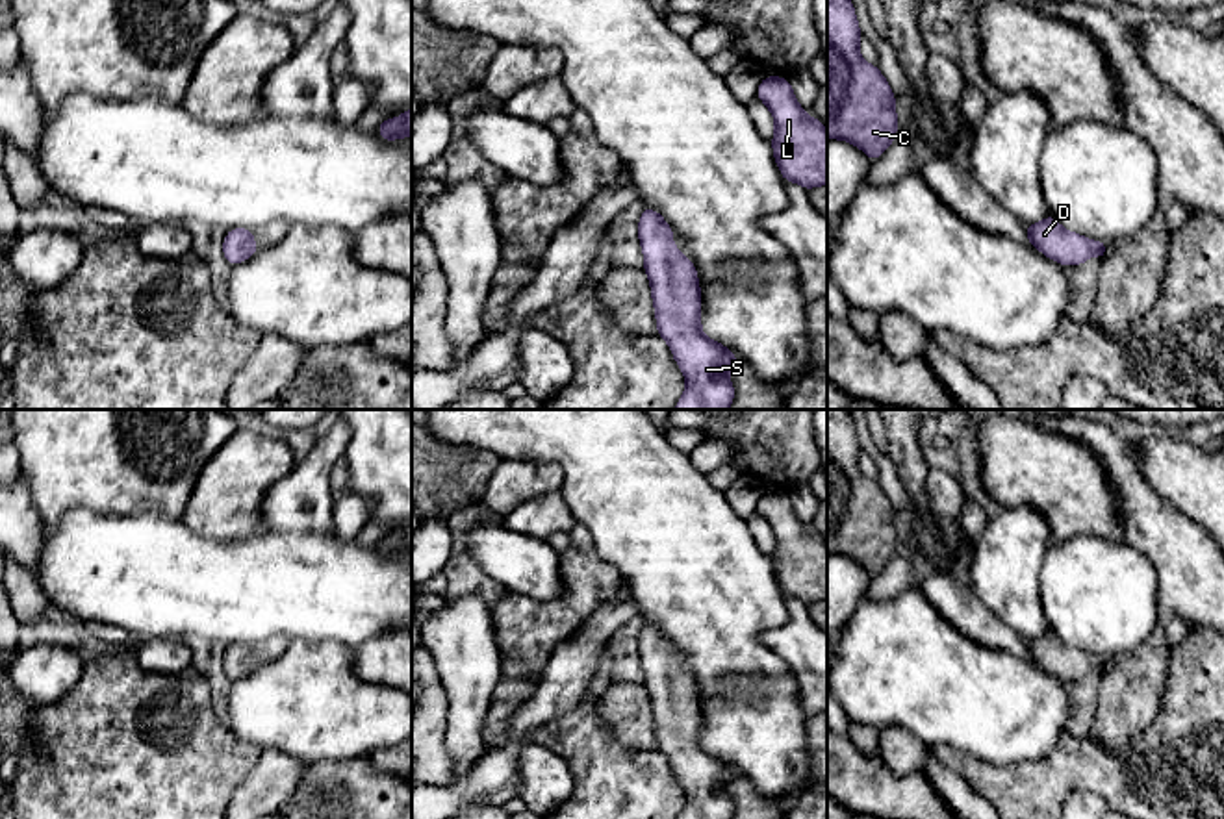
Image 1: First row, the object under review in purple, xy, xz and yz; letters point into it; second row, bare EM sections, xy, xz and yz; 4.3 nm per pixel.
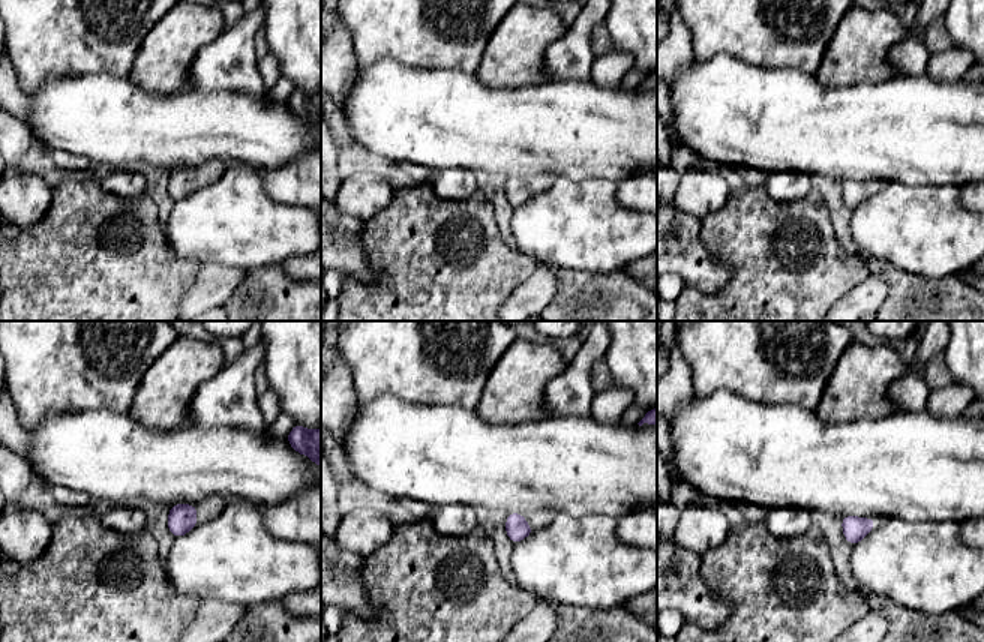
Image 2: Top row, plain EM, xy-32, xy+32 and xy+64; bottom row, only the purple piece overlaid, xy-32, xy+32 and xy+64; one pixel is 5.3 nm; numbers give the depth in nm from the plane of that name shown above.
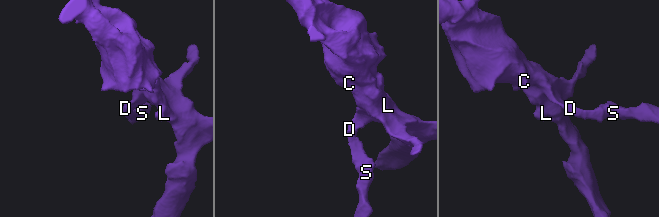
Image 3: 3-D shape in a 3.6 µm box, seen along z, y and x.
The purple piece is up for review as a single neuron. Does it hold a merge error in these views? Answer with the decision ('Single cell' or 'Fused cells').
Single cell

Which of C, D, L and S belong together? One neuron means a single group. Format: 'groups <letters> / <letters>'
groups C D L S

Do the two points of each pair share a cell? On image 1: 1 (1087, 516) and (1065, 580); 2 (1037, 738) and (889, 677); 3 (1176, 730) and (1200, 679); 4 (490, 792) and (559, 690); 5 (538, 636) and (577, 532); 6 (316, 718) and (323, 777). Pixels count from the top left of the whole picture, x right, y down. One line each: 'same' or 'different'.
1: different
2: same
3: same
4: same
5: same
6: different

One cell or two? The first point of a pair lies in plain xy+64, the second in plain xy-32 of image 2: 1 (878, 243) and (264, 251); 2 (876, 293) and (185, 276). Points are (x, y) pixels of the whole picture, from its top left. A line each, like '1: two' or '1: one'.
1: one
2: two

